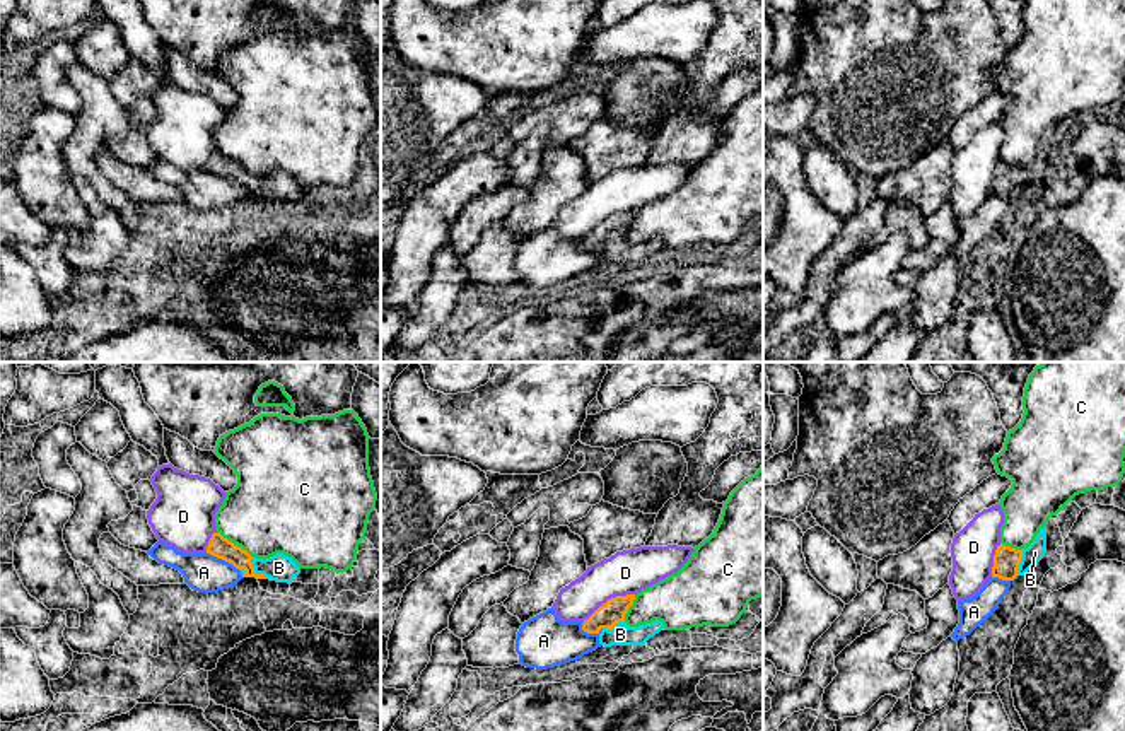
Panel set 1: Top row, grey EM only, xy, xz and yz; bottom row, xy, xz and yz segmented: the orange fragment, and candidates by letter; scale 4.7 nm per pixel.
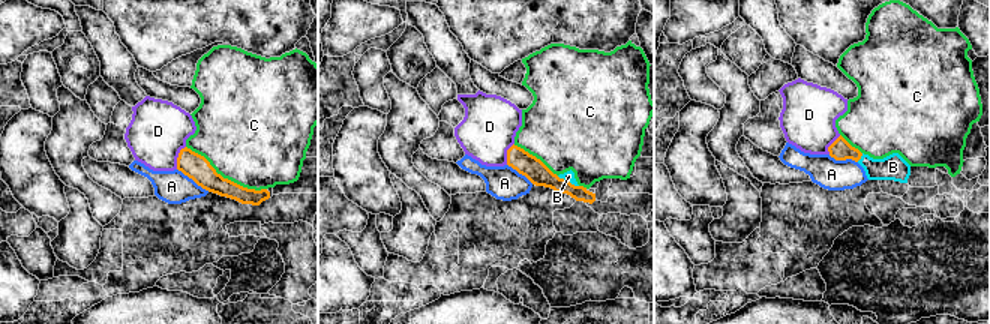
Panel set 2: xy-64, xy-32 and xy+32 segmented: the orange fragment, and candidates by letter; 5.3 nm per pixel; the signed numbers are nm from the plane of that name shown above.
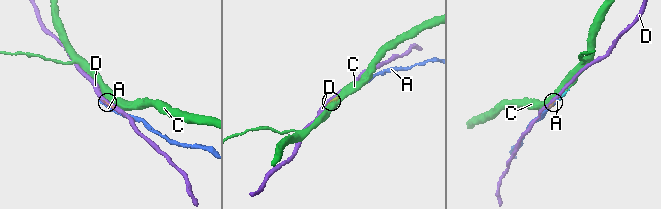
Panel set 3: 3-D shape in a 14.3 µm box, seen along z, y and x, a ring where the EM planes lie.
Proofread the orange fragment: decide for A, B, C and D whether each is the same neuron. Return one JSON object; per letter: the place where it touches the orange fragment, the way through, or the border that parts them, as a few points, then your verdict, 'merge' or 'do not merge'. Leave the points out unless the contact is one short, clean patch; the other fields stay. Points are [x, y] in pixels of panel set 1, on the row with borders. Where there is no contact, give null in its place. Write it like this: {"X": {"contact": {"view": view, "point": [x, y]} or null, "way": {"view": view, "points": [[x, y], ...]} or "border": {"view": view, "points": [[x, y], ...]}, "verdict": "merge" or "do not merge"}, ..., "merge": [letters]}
{"A": {"contact": {"view": "xy", "point": [224, 559]}, "verdict": "do not merge"}, "B": {"contact": {"view": "xy", "point": [255, 573]}, "verdict": "merge"}, "C": {"contact": {"view": "xy", "point": [233, 543]}, "verdict": "do not merge"}, "D": {"contact": {"view": "xz", "point": [608, 600]}, "verdict": "do not merge"}, "merge": ["B"]}

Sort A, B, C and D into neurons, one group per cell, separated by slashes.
A / B / C / D

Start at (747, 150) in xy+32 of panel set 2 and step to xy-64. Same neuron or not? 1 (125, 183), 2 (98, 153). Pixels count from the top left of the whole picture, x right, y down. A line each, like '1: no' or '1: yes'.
1: yes
2: no

